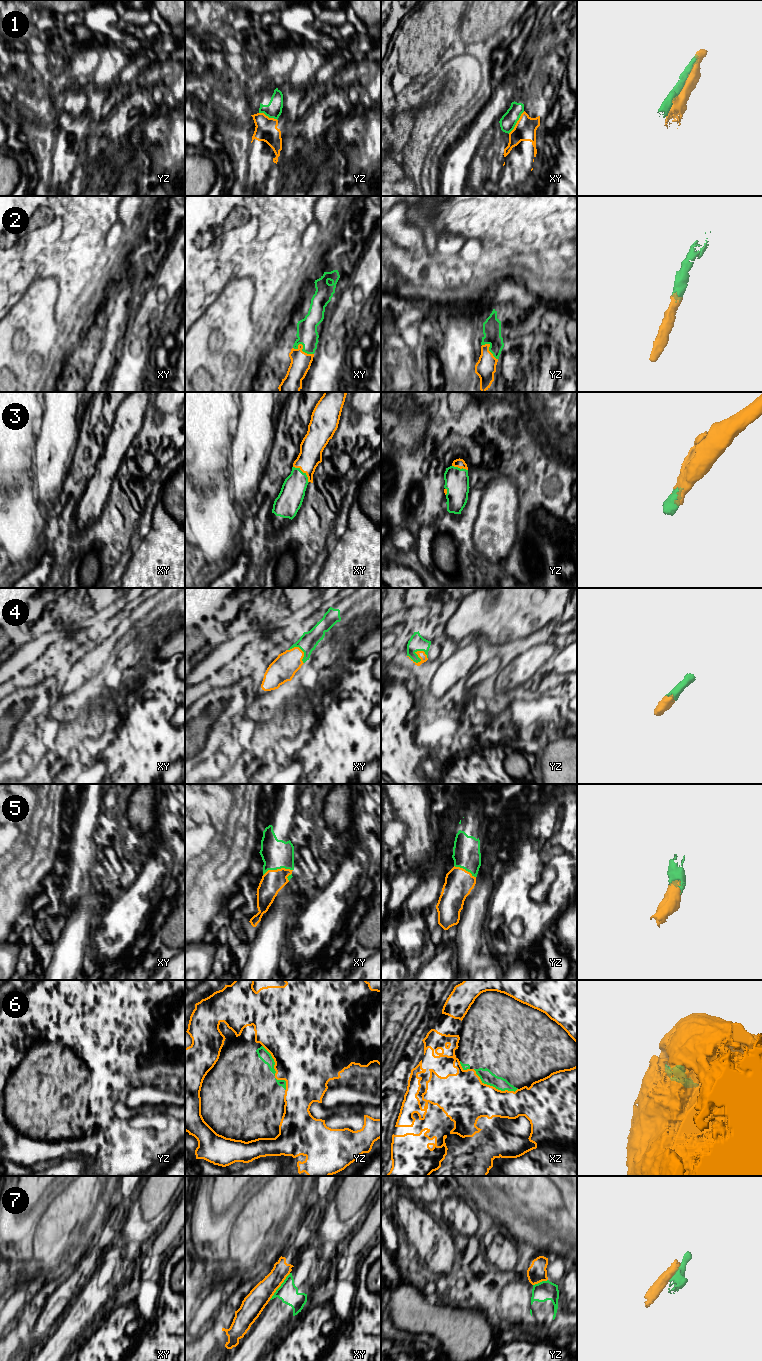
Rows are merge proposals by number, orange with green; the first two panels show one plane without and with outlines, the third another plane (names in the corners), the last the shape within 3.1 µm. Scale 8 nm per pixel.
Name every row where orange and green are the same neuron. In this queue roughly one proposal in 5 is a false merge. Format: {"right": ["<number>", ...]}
{"right": ["2", "3", "4", "5", "6"]}

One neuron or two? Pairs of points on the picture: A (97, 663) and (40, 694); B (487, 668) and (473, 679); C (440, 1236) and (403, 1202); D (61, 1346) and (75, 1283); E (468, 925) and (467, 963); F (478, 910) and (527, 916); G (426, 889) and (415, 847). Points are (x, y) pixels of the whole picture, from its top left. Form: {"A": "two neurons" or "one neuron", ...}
{"A": "two neurons", "B": "one neuron", "C": "one neuron", "D": "two neurons", "E": "one neuron", "F": "two neurons", "G": "two neurons"}

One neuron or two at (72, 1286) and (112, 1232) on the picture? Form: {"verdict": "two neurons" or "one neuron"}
{"verdict": "one neuron"}

